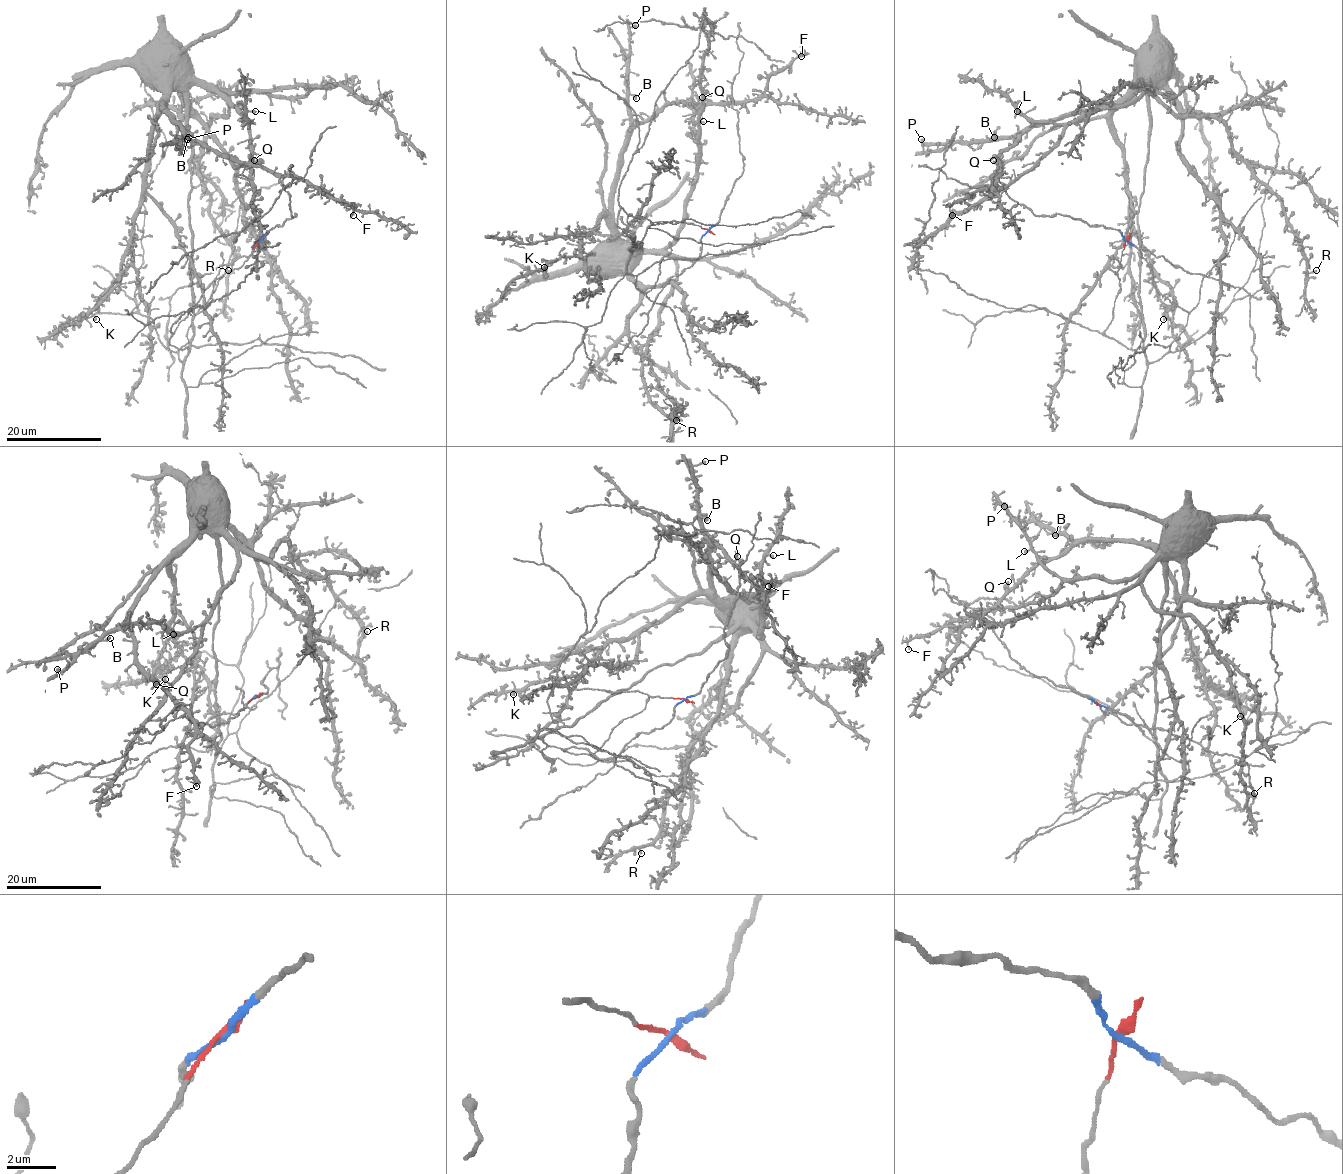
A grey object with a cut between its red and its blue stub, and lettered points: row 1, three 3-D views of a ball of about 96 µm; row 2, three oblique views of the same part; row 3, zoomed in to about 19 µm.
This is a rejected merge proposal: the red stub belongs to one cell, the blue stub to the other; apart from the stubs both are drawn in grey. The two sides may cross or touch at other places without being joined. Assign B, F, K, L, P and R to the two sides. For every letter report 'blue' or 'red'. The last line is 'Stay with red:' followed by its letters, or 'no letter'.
B: red
F: red
K: red
L: red
P: red
R: red
Stay with red: B, F, K, L, P, R

